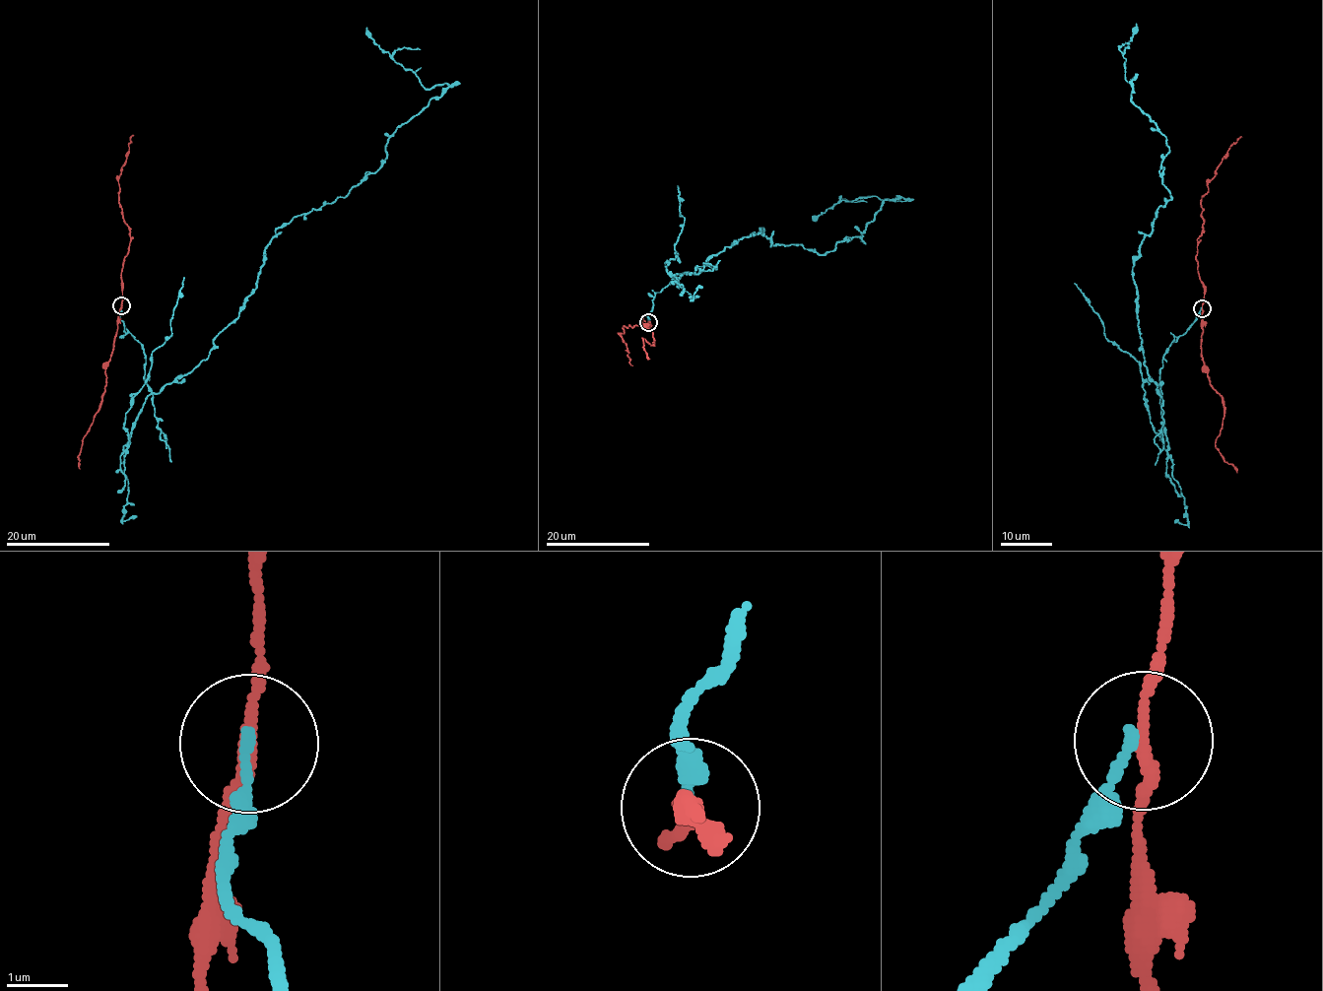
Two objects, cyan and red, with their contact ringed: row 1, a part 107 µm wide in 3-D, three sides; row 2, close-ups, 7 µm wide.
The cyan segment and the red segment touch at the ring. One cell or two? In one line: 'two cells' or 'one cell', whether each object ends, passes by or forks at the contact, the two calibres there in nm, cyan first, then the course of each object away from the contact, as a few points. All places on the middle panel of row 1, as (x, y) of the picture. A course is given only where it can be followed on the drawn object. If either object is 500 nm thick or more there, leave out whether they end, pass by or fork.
two cells; cyan ends; red passes by; calibres 170 and 190 nm; course cyan (649, 321), (678, 273), (760, 228), (823, 254), (865, 242), (885, 200), (903, 199), (839, 200), (812, 219); course red (649, 323), (645, 325), (639, 319), (642, 317), (638, 324), (624, 326), (623, 334), (620, 334), (631, 364)

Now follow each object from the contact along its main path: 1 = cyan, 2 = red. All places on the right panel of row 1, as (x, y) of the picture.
1: (1201, 308), (1163, 357), (1161, 396), (1132, 272), (1171, 199), (1168, 150), (1131, 99), (1135, 23)
2: (1202, 308), (1204, 284), (1196, 257), (1204, 222), (1201, 200), (1209, 190), (1216, 167), (1240, 136)

